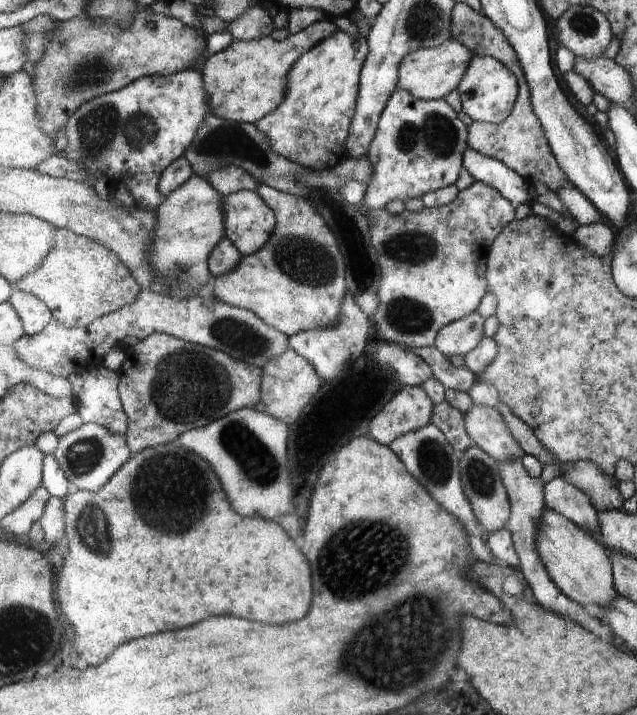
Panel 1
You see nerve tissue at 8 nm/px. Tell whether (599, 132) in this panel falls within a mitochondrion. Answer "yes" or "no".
no

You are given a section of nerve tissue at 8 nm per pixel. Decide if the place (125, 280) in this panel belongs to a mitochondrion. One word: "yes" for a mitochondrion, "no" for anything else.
no

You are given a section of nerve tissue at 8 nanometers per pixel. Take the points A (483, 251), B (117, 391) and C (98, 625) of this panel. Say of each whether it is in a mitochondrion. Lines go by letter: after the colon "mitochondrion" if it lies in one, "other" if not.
A: other
B: other
C: other

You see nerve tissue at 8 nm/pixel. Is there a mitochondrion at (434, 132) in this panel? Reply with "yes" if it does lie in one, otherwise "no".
yes

